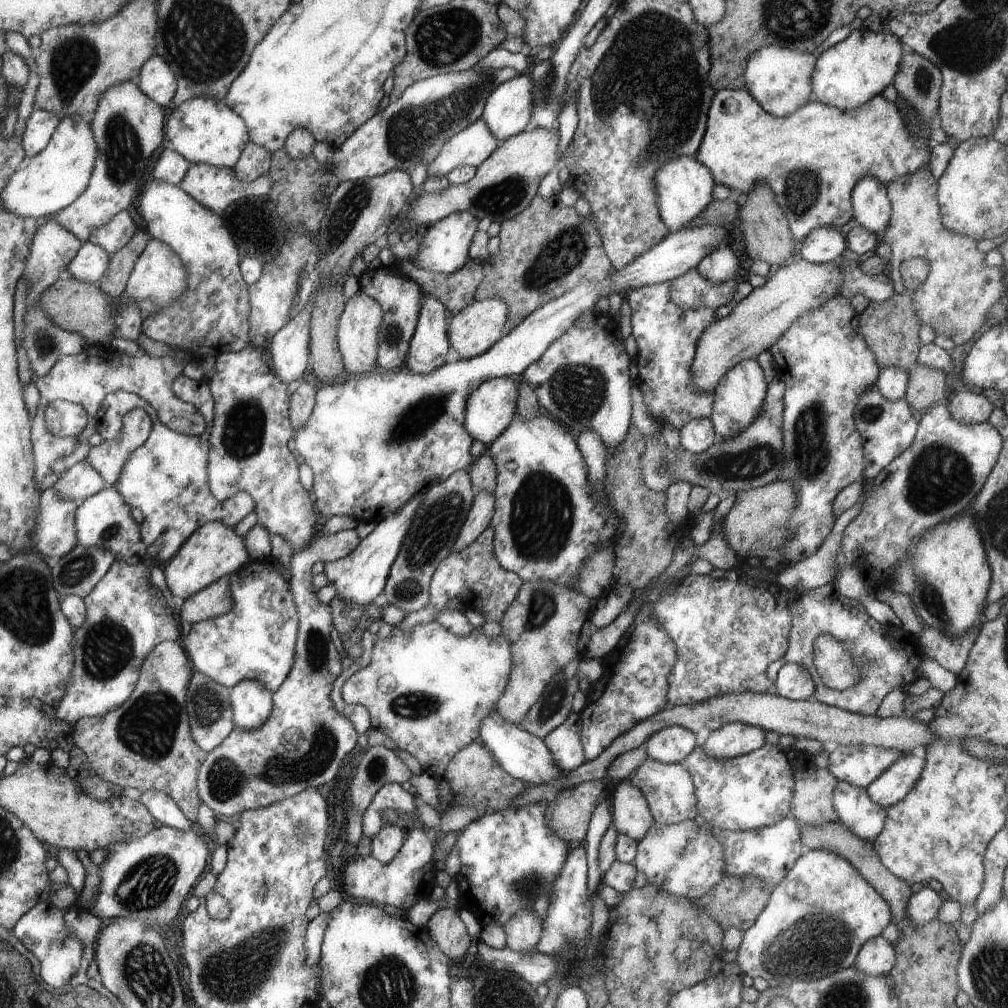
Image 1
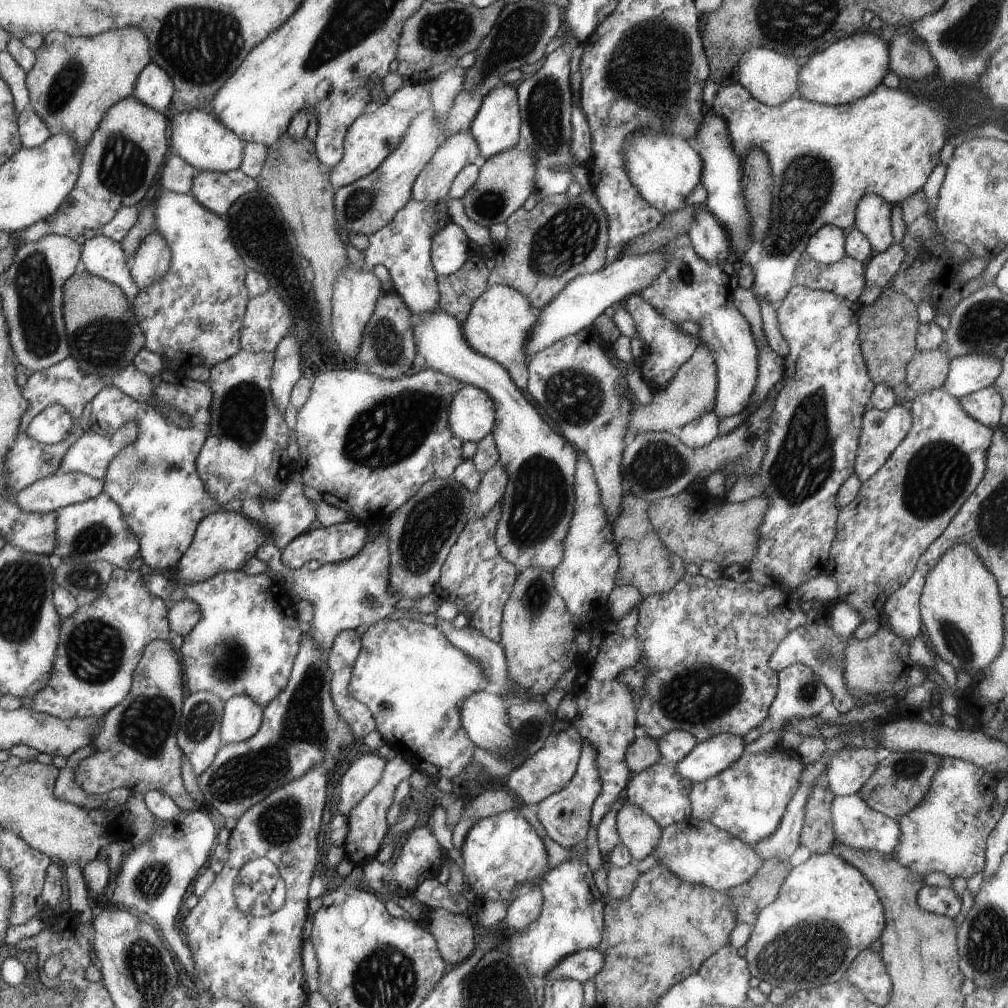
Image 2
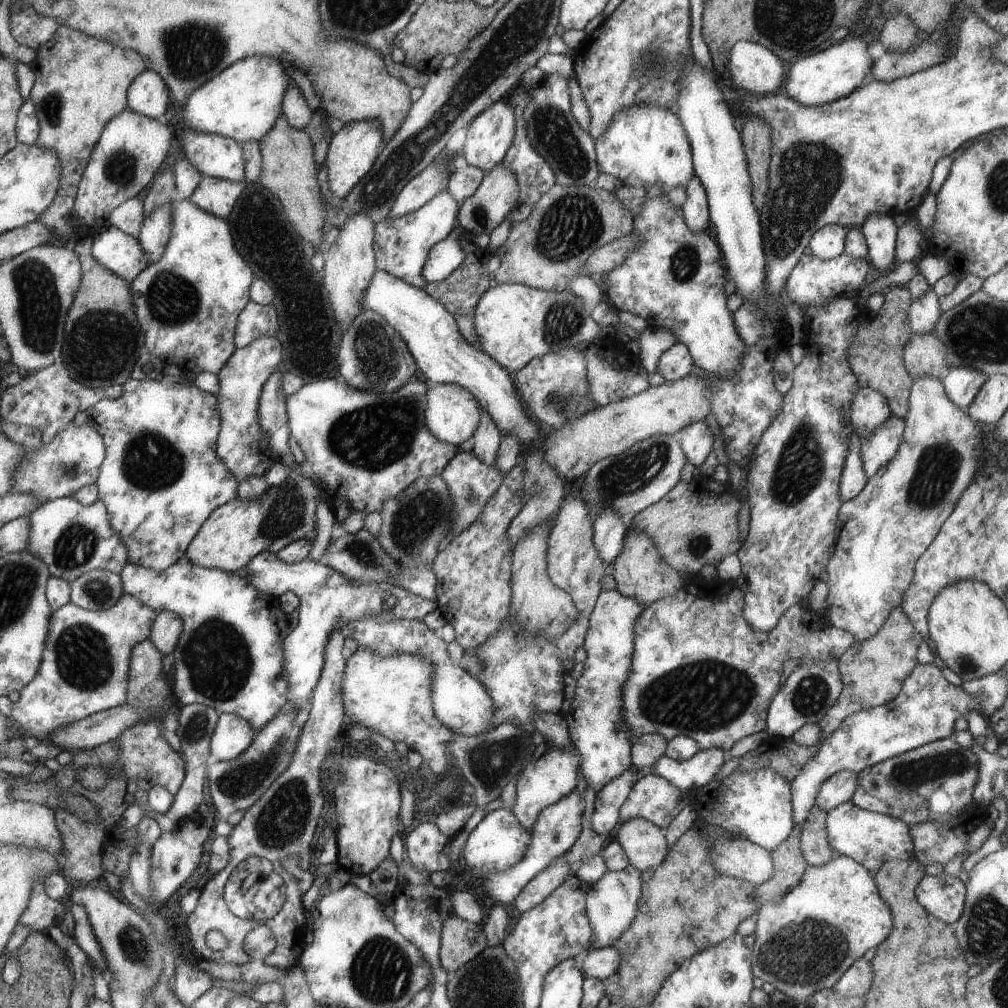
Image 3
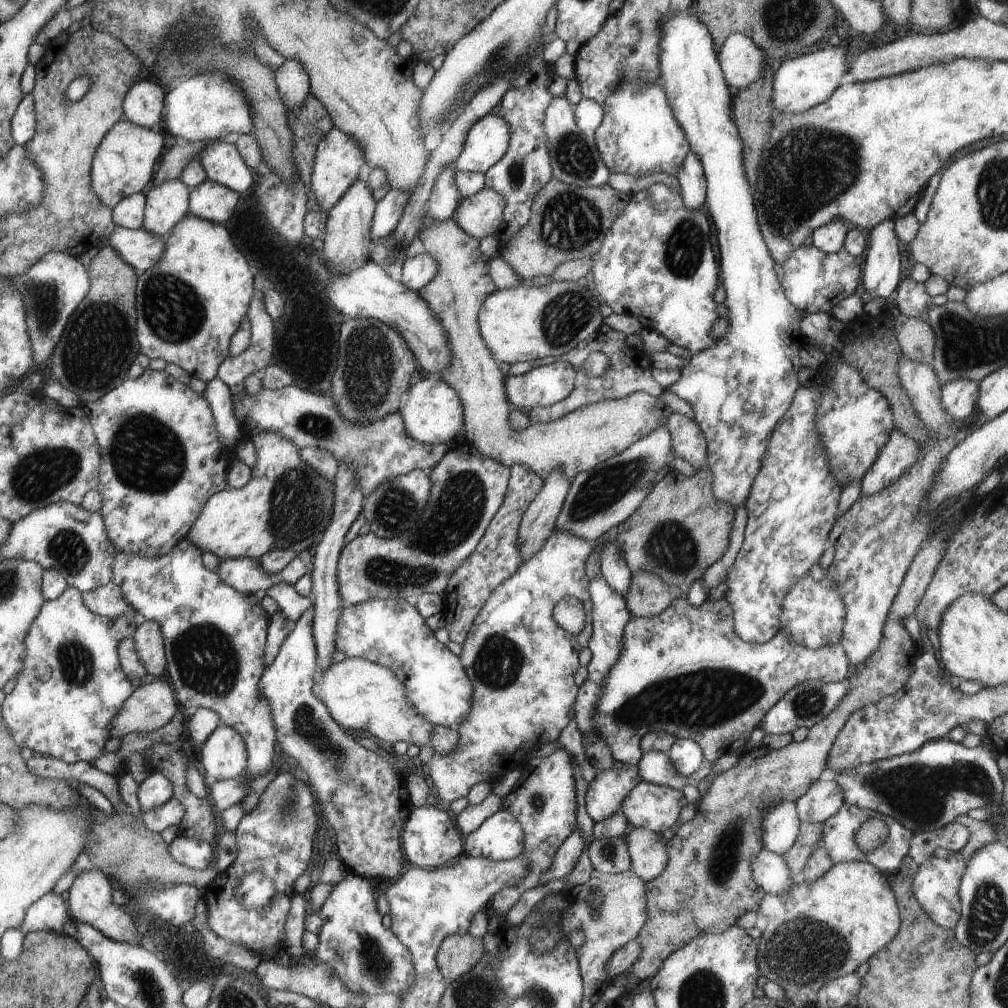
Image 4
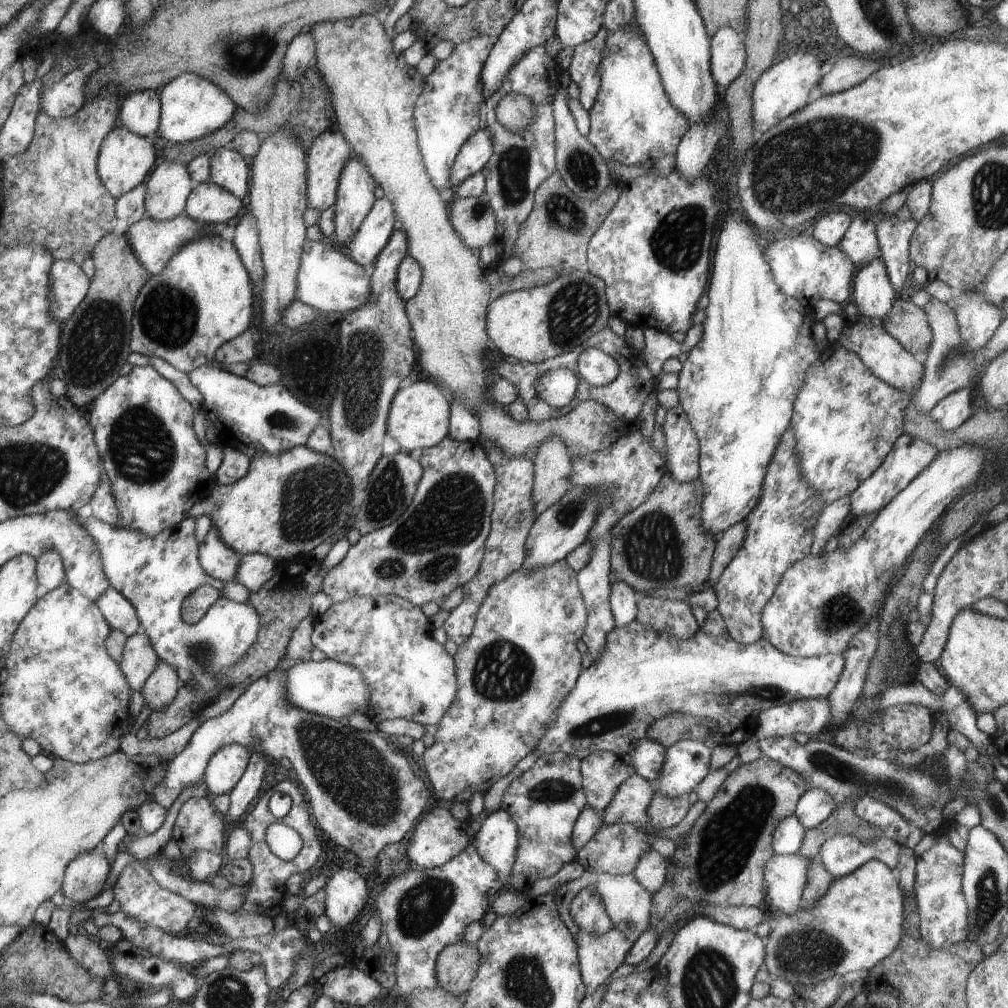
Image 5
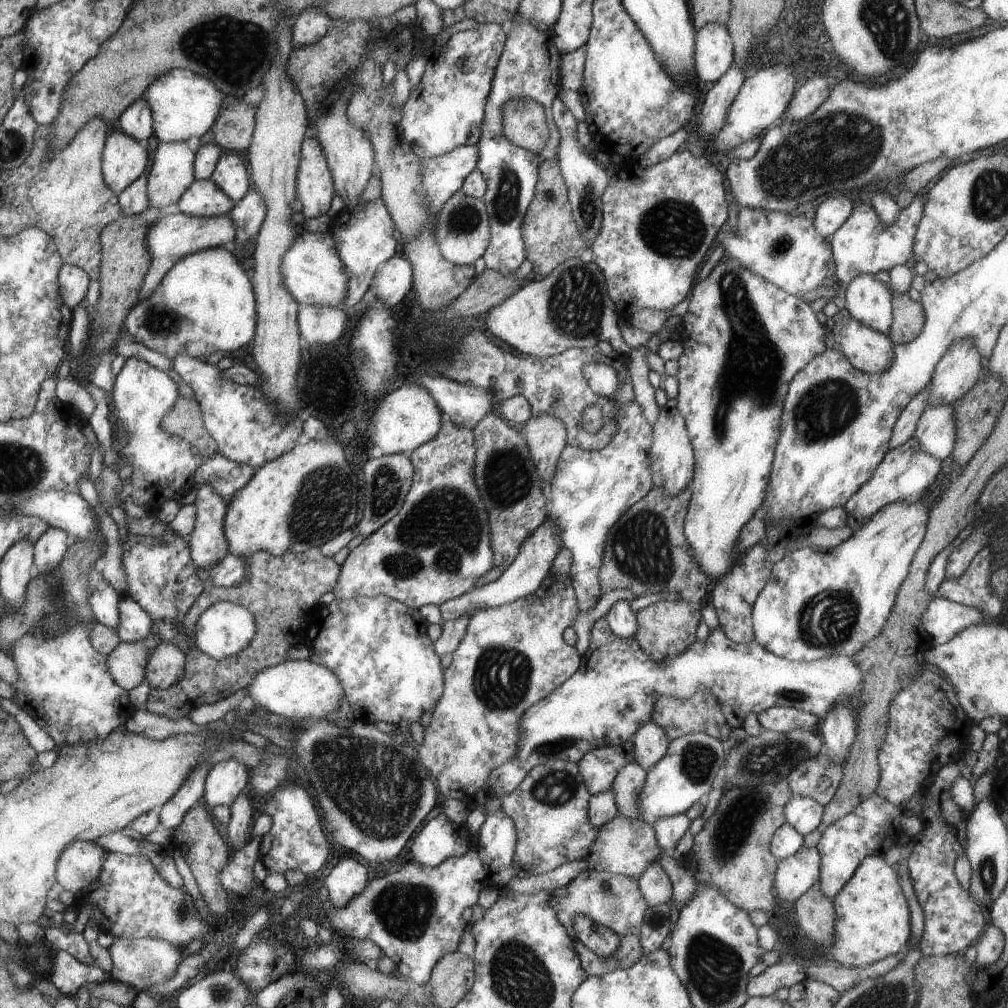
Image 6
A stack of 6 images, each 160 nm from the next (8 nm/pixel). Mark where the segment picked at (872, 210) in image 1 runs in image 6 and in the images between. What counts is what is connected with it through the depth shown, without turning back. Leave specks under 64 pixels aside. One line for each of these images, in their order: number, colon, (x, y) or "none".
2: (872, 215)
3: (880, 231)
4: (882, 270)
5: (873, 293)
6: (870, 301)

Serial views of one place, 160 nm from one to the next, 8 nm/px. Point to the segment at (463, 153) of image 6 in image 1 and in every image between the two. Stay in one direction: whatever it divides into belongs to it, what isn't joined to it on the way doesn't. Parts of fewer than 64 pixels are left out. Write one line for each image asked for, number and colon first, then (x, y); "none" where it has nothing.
1: (508, 109)
2: (496, 127)
3: (491, 134)
4: (487, 141)
5: (474, 154)

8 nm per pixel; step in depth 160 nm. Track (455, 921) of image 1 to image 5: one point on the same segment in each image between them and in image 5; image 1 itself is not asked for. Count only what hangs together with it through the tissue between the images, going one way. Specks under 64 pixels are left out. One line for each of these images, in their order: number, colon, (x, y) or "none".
2: (454, 934)
3: (461, 942)
4: (458, 953)
5: (456, 966)

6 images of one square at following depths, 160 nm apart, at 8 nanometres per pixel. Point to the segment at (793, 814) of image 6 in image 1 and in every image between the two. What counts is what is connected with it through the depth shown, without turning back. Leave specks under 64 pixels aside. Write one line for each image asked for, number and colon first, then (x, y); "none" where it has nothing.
1: (857, 765)
2: (849, 769)
3: (840, 788)
4: (824, 798)
5: (815, 805)

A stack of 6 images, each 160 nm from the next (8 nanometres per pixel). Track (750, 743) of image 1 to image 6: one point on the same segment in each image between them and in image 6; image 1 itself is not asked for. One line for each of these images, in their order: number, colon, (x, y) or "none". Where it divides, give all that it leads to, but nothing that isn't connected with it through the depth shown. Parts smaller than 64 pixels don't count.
2: (709, 757)
3: (699, 771)
4: (654, 767)
5: (648, 758)
6: (650, 743)

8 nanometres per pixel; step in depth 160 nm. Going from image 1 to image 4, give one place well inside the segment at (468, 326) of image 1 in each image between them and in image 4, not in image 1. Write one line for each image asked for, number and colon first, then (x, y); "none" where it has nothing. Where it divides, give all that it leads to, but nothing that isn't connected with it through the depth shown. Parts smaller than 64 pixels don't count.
2: (501, 319)
3: (515, 323)
4: (525, 323)

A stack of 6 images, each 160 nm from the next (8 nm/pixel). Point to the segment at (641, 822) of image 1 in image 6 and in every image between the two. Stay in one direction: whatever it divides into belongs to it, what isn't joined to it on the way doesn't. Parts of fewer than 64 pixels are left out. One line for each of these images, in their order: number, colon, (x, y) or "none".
2: (638, 831)
3: (645, 845)
4: (647, 851)
5: (651, 871)
6: (655, 885)

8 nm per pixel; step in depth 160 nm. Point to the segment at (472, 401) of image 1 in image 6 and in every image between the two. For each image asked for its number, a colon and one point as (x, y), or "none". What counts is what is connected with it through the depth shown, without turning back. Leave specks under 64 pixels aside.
2: (471, 416)
3: (451, 413)
4: (433, 415)
5: (419, 416)
6: (406, 418)

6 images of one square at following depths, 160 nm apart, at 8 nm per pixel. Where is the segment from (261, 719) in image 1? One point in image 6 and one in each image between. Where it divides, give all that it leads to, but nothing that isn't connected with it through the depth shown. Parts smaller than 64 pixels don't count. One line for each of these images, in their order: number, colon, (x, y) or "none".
2: (242, 717)
3: (232, 736)
4: (224, 756)
5: (227, 766)
6: (226, 780)

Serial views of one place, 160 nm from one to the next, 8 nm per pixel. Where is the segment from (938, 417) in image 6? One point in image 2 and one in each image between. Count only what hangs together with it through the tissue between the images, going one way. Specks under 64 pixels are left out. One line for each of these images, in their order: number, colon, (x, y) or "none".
2: (968, 373)
3: (962, 384)
4: (958, 398)
5: (954, 409)

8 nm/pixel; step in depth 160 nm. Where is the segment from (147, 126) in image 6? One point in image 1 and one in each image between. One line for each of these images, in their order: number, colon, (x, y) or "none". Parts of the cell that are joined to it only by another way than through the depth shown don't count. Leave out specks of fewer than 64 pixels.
1: (157, 80)
2: (154, 87)
3: (148, 95)
4: (143, 105)
5: (140, 112)

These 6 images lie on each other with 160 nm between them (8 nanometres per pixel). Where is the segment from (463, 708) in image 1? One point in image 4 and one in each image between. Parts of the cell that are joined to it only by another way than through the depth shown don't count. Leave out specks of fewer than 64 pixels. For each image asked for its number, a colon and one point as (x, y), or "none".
2: (413, 679)
3: (391, 695)
4: (360, 695)

